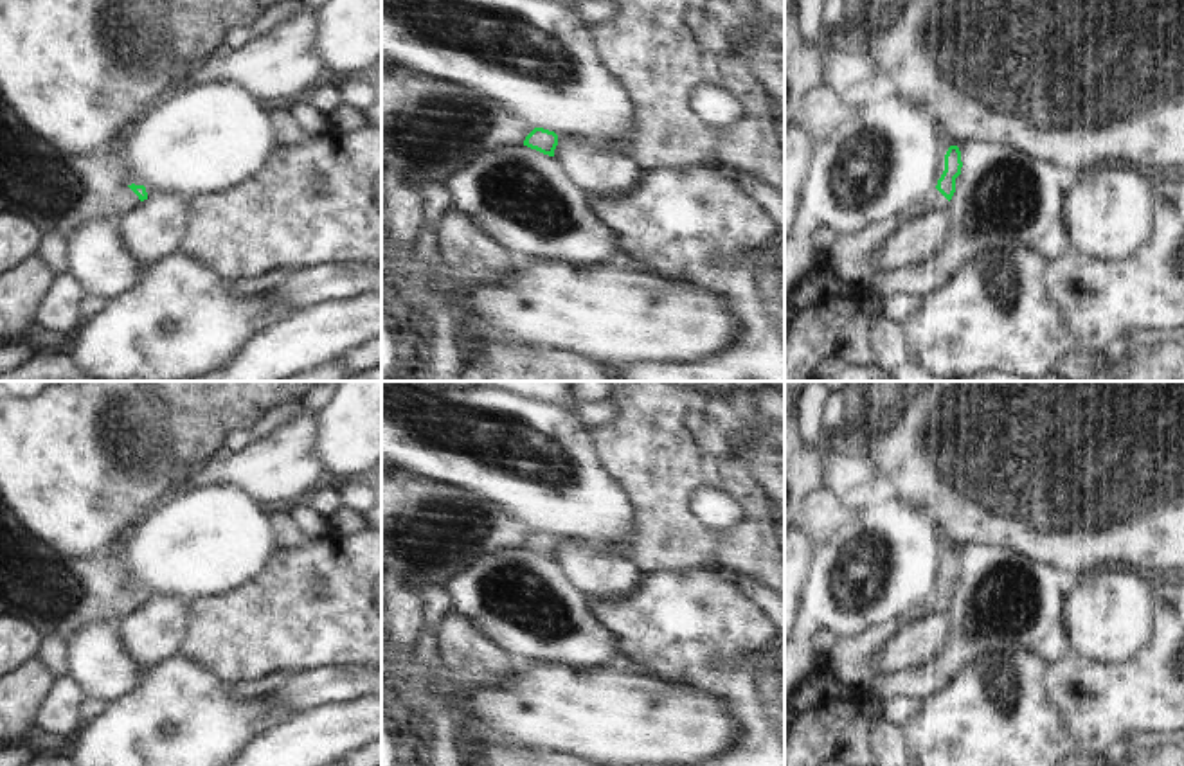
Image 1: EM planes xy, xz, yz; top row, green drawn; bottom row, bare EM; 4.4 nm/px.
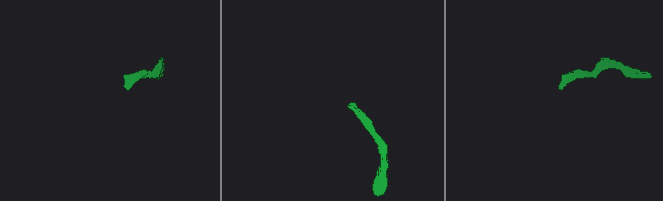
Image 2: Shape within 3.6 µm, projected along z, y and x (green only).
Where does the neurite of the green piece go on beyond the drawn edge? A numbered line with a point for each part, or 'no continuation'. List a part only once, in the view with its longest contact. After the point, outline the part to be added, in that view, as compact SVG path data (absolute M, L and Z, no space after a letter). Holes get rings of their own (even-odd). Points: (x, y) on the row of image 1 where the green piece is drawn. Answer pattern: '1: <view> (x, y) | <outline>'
1: xy (54, 191) | M0 97L0 214L27 218L41 232L70 239L85 221L119 219L140 203L113 156L70 156L32 135Z

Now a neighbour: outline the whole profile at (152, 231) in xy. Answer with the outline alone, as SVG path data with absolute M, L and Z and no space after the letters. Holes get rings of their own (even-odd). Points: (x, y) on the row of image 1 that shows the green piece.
M175 196L140 201L119 218L122 245L139 261L140 273L176 254L187 225L187 205Z

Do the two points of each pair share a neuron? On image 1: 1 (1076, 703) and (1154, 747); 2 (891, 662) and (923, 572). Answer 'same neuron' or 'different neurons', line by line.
1: different neurons
2: different neurons

